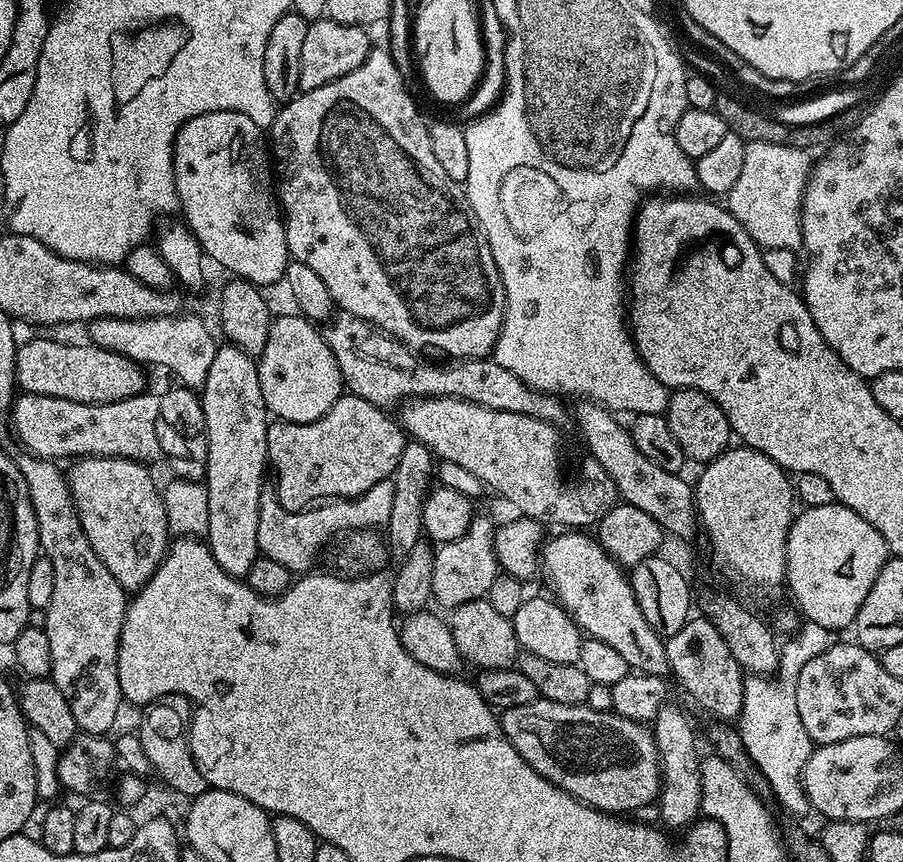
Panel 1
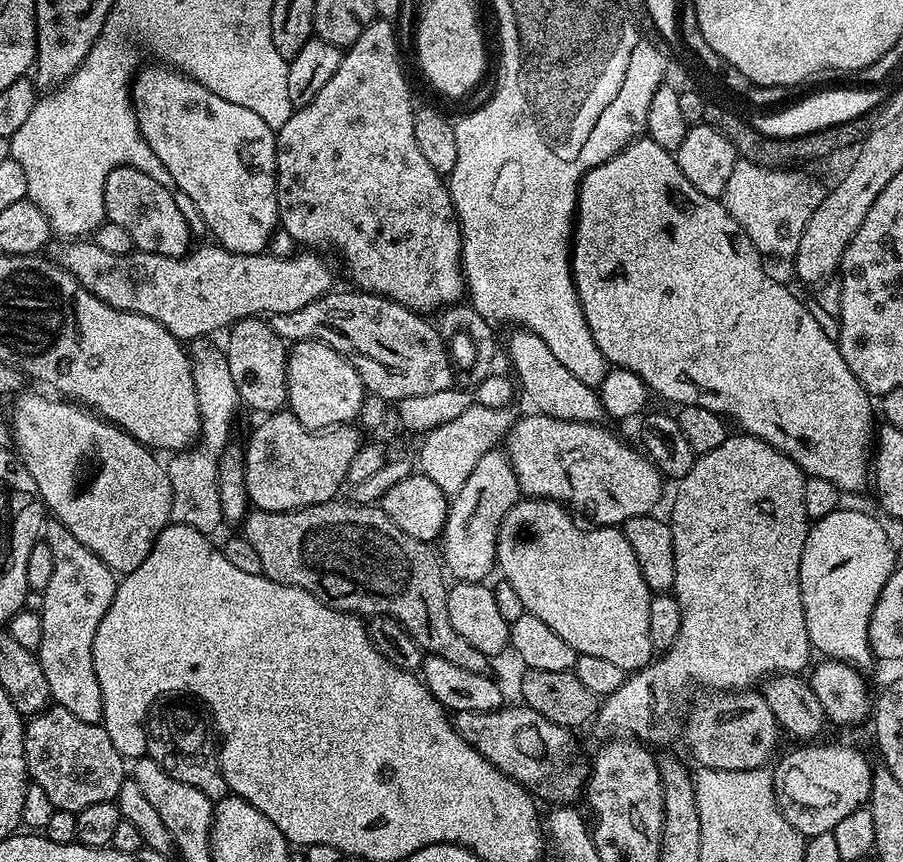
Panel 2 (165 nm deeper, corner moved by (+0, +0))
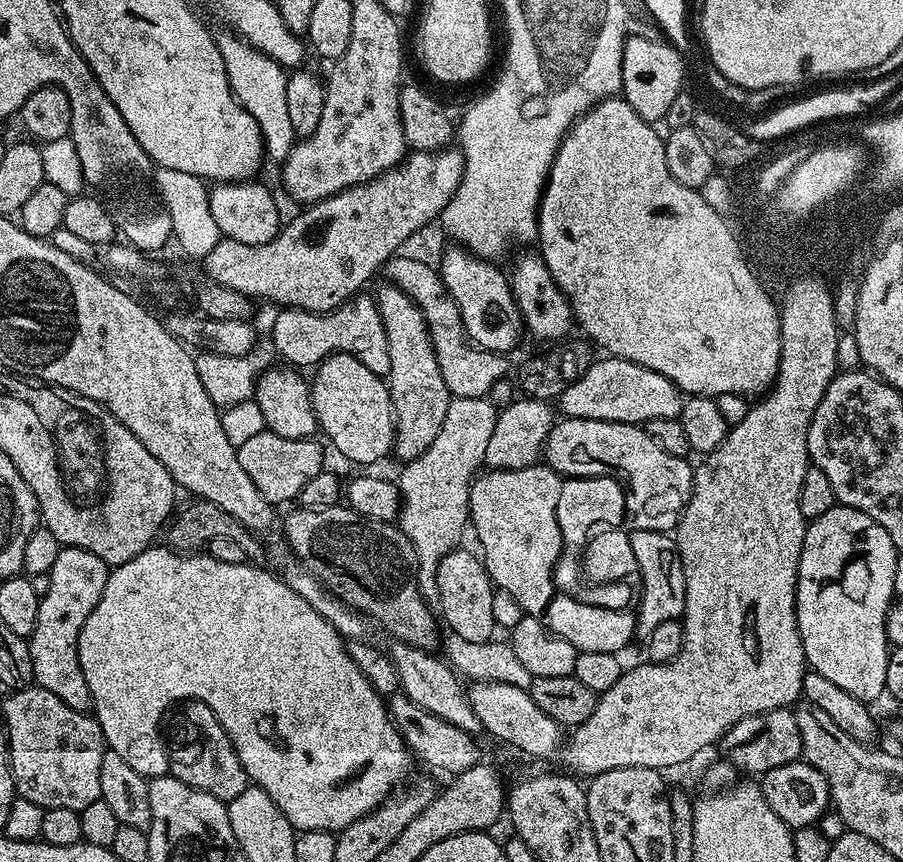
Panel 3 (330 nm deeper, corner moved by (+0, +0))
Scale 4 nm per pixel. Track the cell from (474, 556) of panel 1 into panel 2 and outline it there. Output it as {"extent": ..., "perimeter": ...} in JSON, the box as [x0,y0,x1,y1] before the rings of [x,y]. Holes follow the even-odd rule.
{"extent":[442,451,521,584],"perimeter":[[[507,451],[482,454],[478,466],[470,470],[470,478],[462,482],[462,490],[454,493],[448,506],[448,521],[442,537],[442,564],[453,581],[478,584],[489,579],[487,576],[497,567],[496,547],[504,516],[521,498],[518,478]]]}

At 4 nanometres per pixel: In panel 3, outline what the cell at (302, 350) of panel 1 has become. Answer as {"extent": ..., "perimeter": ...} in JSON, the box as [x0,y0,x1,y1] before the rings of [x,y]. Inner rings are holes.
{"extent":[311,351,396,464],"perimeter":[[[335,351],[325,357],[315,369],[316,377],[311,377],[312,409],[321,433],[328,435],[328,440],[348,460],[356,464],[372,464],[379,456],[393,451],[396,442],[396,416],[392,412],[392,399],[387,383],[372,373],[350,352]]]}

